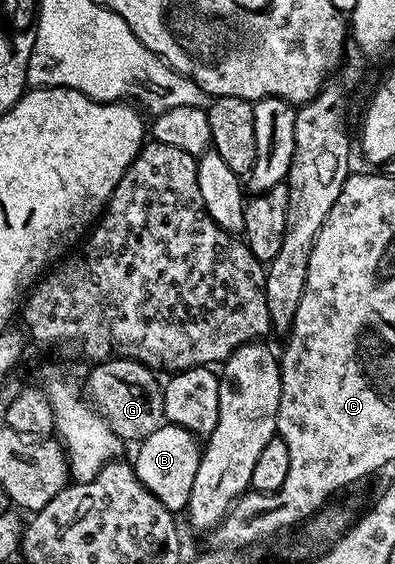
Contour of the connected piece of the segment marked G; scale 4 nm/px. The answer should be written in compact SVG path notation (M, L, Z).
M109 358L91 365L86 396L121 442L145 440L165 423L164 389L157 373L140 360Z

